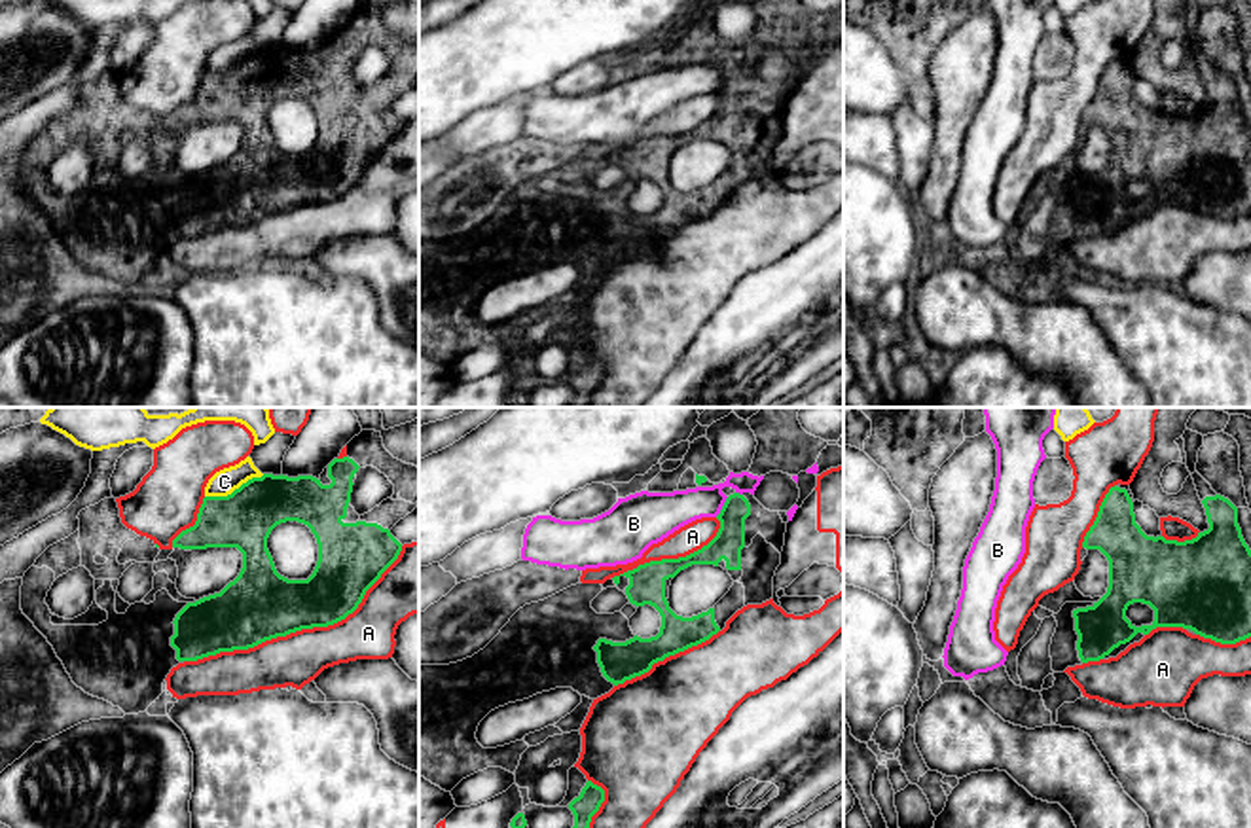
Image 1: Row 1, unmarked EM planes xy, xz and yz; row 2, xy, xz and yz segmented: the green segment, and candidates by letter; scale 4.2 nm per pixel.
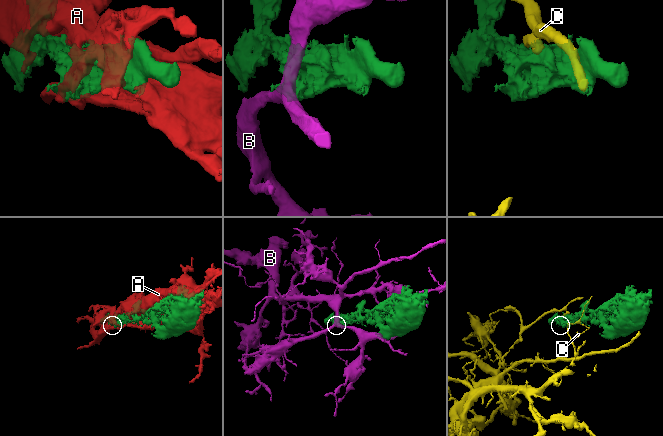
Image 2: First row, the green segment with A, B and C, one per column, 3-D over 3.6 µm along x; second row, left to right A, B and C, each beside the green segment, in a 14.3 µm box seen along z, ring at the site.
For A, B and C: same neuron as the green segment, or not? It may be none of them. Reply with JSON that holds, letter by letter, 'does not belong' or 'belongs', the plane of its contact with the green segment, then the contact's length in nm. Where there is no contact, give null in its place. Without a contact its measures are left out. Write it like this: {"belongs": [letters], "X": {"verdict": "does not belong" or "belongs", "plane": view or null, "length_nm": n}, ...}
{"belongs": [], "A": {"verdict": "does not belong", "plane": "xy", "length_nm": 1050}, "B": {"verdict": "does not belong", "plane": "xz", "length_nm": 110}, "C": {"verdict": "does not belong", "plane": "xy", "length_nm": 280}}

